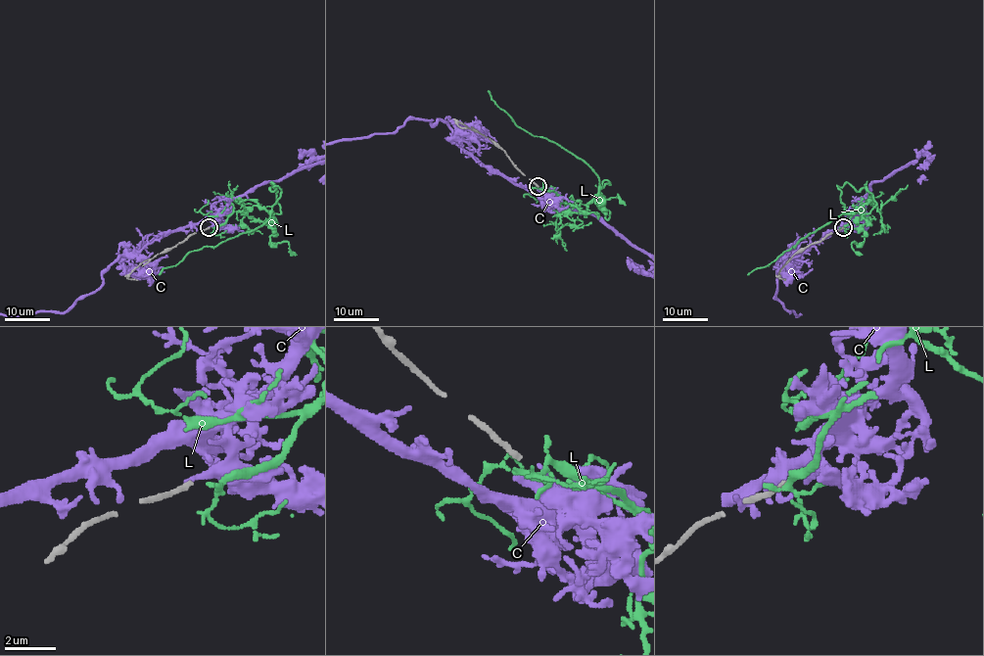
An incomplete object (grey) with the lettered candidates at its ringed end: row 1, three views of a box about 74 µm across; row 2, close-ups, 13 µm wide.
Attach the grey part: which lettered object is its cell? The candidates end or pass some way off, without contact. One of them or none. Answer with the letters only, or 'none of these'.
none of these

